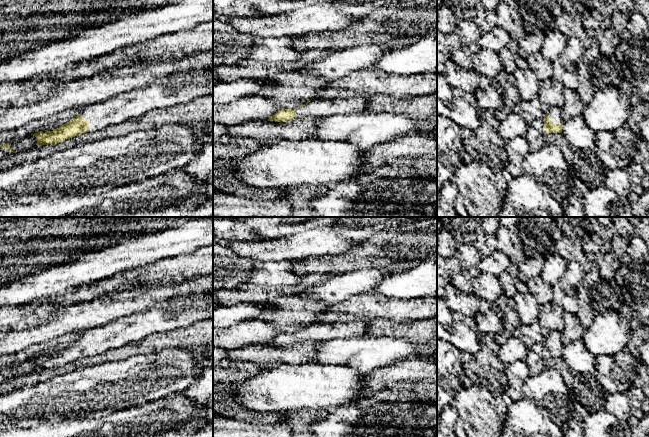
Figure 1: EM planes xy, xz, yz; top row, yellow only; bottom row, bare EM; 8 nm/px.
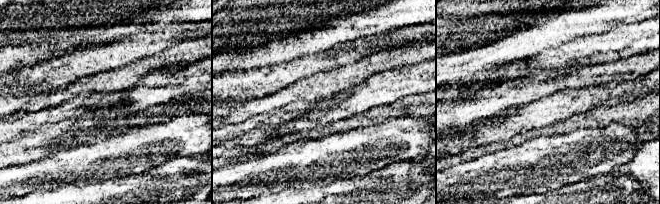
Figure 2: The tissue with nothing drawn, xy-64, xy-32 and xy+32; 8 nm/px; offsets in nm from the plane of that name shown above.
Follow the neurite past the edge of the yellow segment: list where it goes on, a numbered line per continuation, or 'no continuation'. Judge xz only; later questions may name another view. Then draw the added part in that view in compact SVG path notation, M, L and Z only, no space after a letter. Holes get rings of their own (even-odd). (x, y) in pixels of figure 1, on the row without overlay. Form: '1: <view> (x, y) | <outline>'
1: xz (317, 332) | M356 320L354 322L313 322L308 328L294 336L296 342L311 341L313 343L335 340L337 338L352 338L365 336L369 321Z

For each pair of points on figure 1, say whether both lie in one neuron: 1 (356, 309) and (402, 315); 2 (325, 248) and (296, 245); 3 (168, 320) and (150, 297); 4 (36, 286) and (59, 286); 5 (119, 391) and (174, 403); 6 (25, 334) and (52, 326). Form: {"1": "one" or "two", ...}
{"1": "one", "2": "one", "3": "two", "4": "one", "5": "two", "6": "one"}

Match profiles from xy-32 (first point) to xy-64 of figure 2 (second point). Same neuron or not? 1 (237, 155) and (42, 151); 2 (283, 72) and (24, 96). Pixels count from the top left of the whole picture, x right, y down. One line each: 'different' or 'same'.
1: same
2: different

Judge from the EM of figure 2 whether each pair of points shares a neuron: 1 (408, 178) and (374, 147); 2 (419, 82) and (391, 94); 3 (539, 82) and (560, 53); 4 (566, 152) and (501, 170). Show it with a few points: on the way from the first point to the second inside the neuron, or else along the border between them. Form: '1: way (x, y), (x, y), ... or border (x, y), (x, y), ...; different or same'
1: border (413, 159), (395, 161), (370, 172); different
2: way (412, 82), (403, 82), (398, 87); same
3: border (569, 66), (562, 73), (551, 73), (542, 70); different
4: way (550, 162), (517, 163); same

